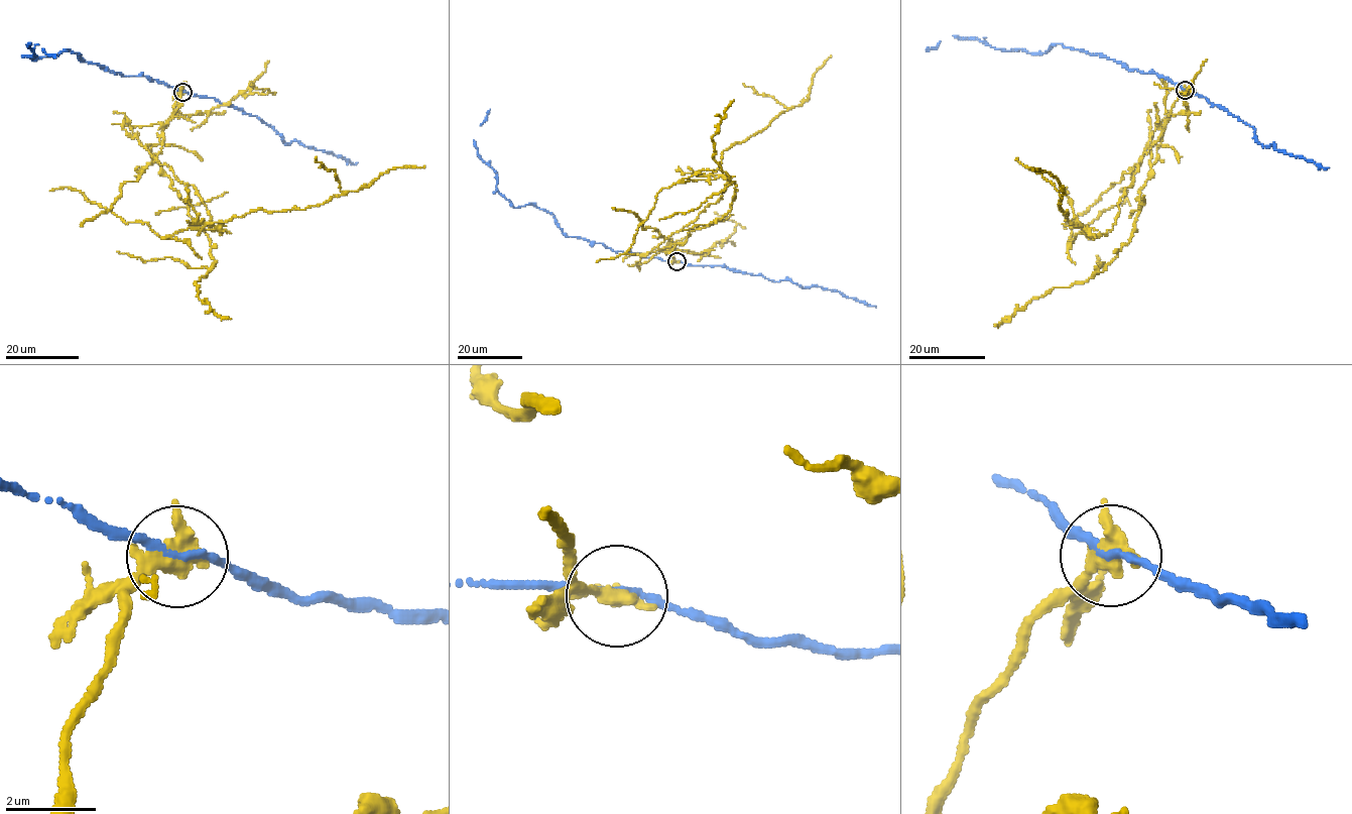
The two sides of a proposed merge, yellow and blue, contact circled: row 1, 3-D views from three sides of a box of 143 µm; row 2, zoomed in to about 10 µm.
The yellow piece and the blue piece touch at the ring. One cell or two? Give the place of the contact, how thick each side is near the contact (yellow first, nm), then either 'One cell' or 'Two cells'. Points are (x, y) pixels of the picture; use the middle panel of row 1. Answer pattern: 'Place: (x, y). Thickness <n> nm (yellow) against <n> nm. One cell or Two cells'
Place: (677, 261). Thickness 500 nm (yellow) against 130 nm. Two cells

